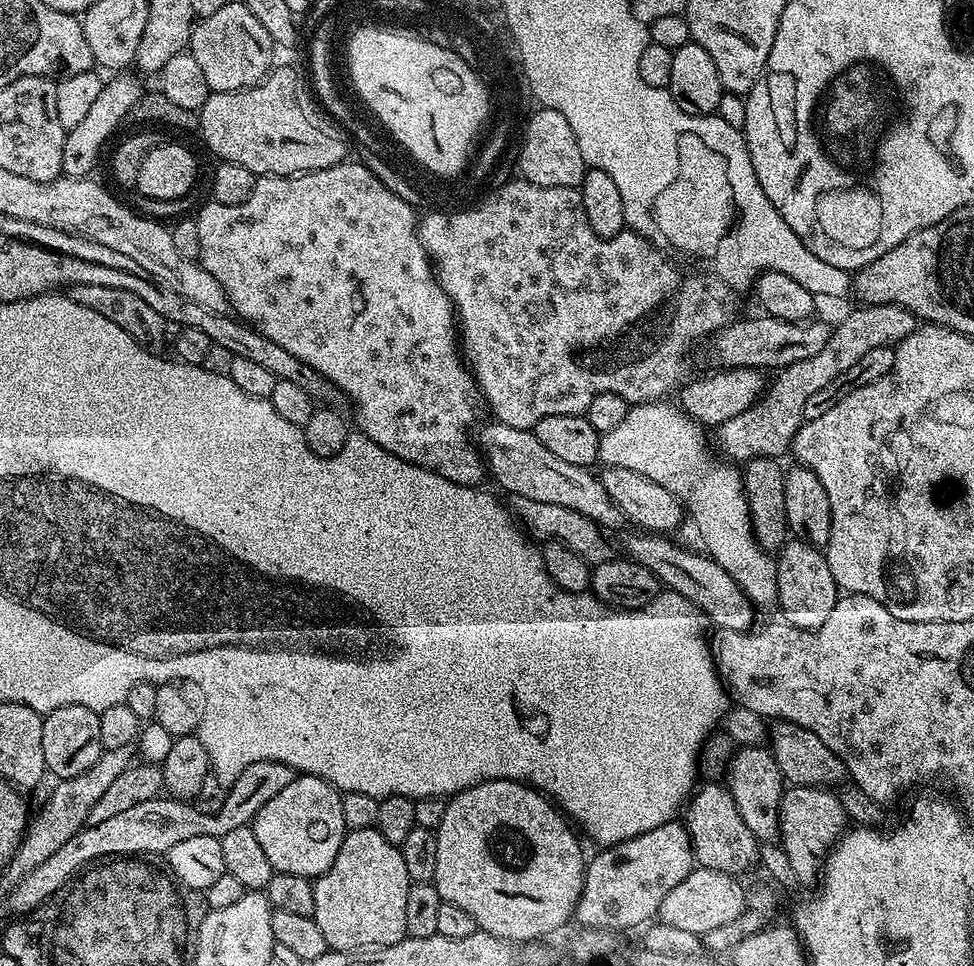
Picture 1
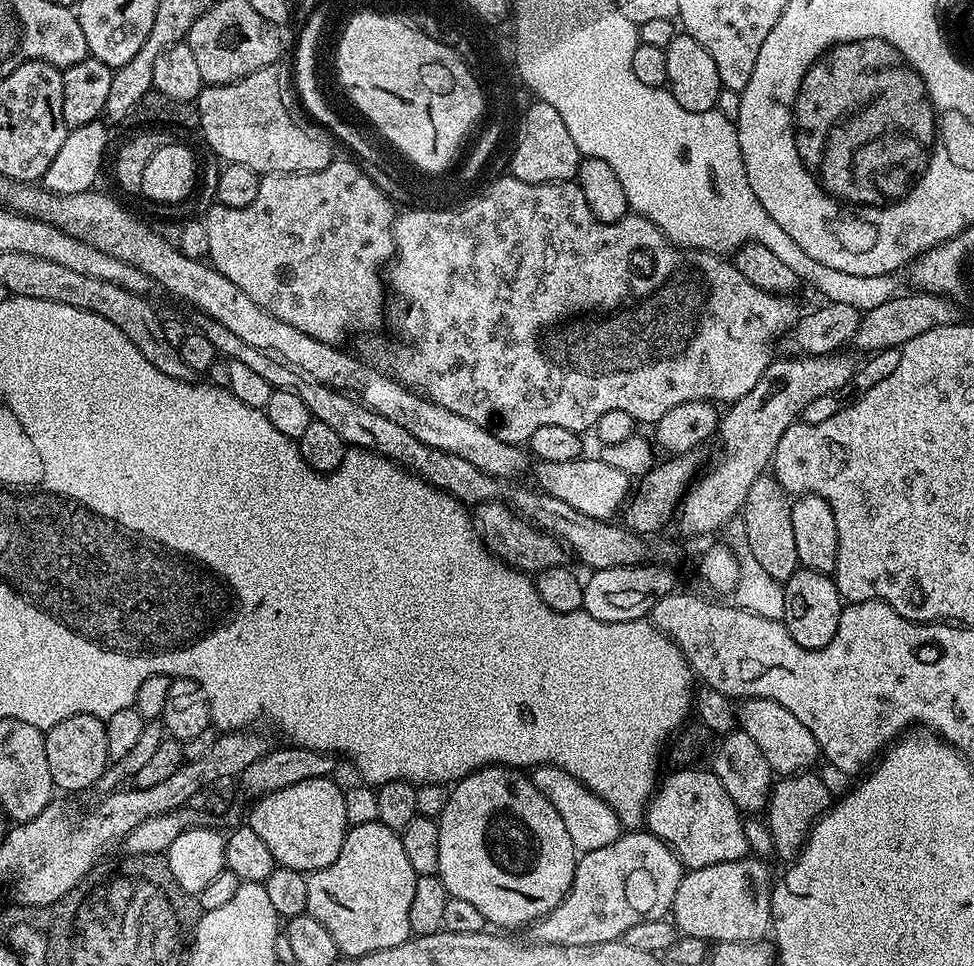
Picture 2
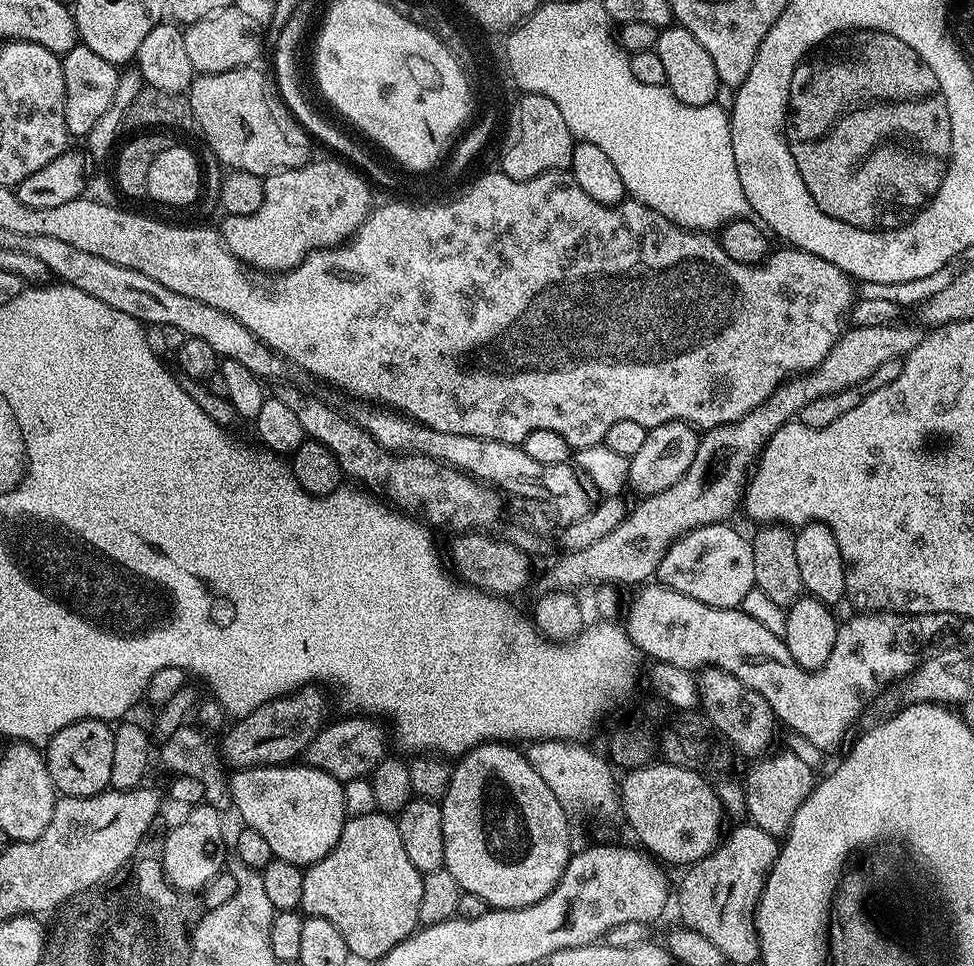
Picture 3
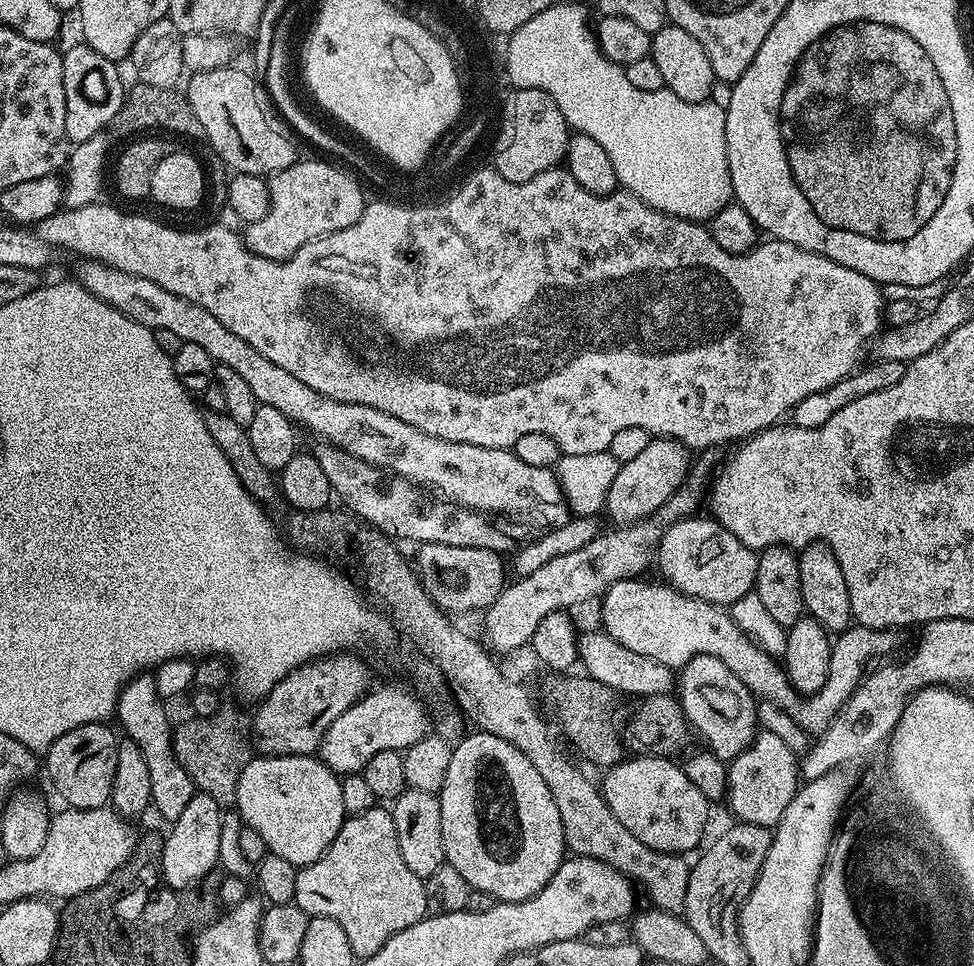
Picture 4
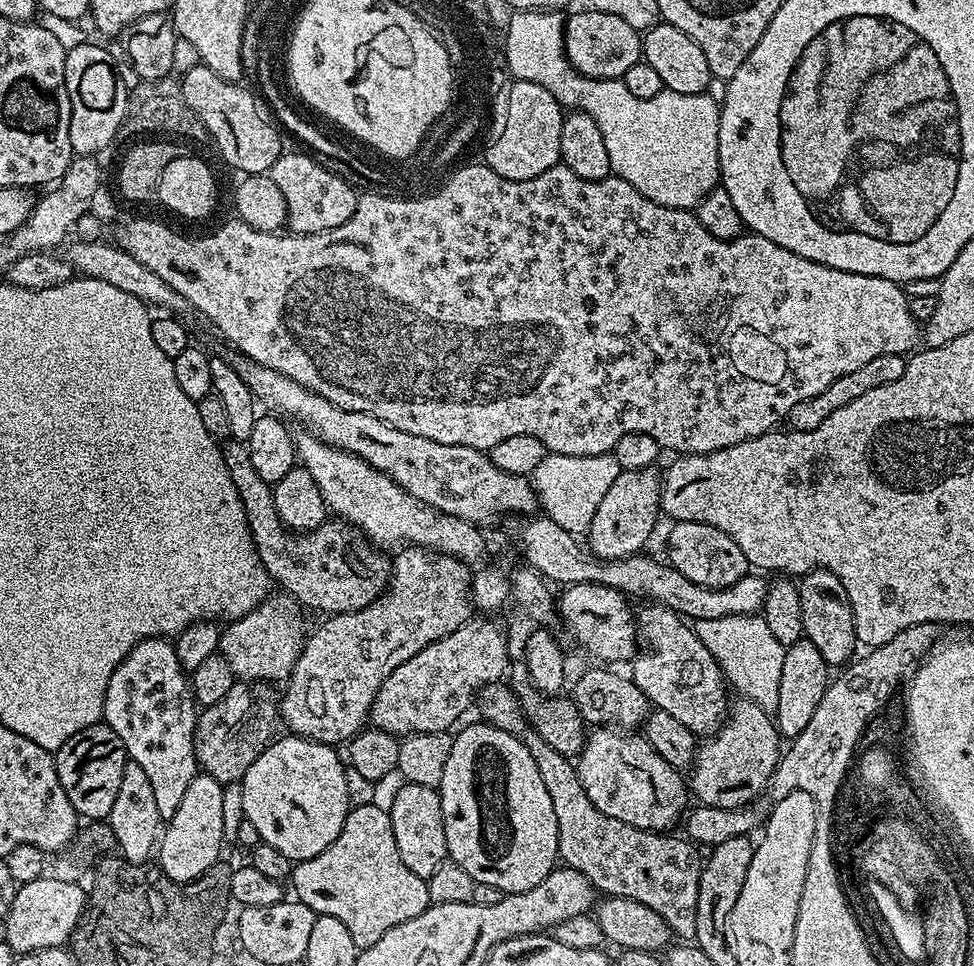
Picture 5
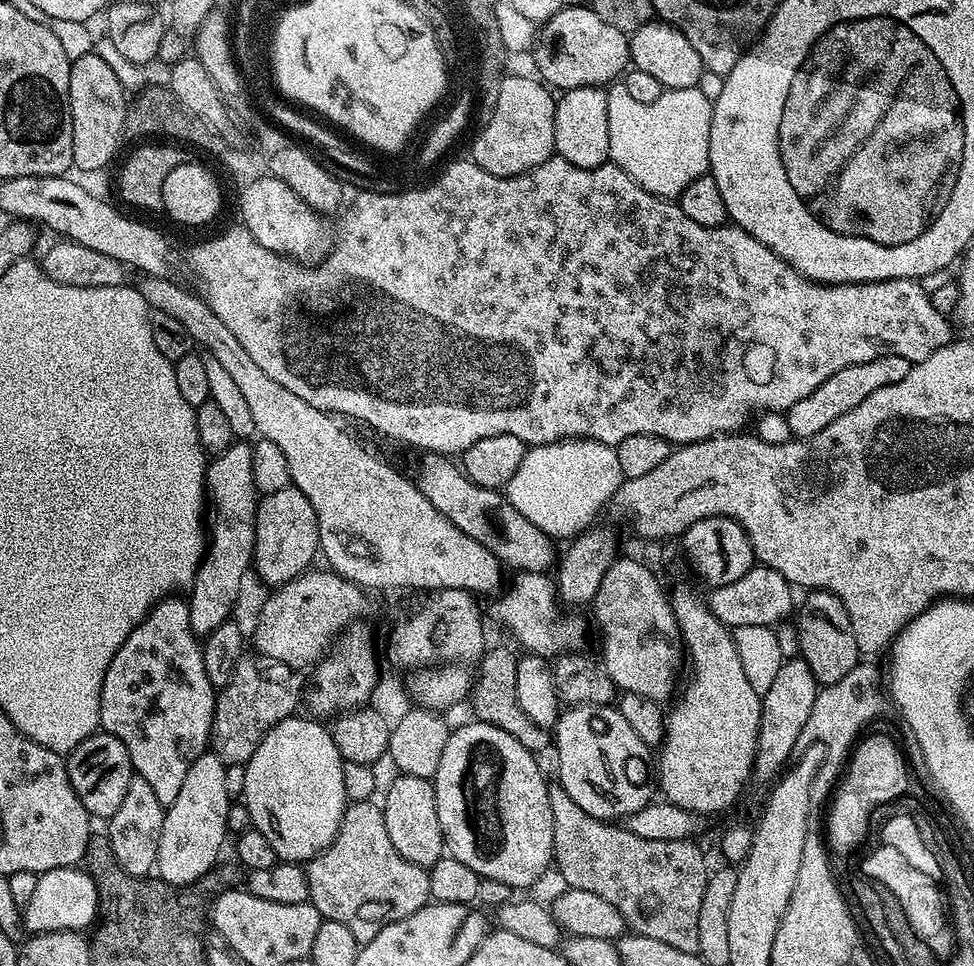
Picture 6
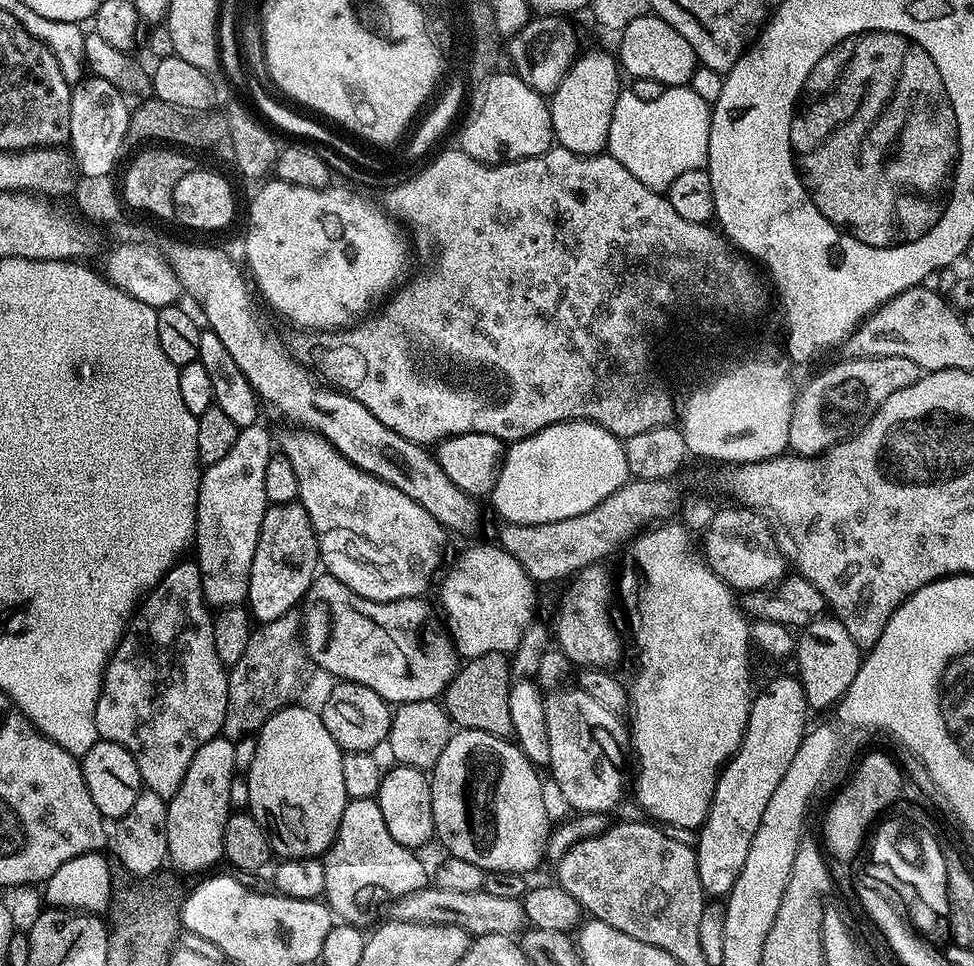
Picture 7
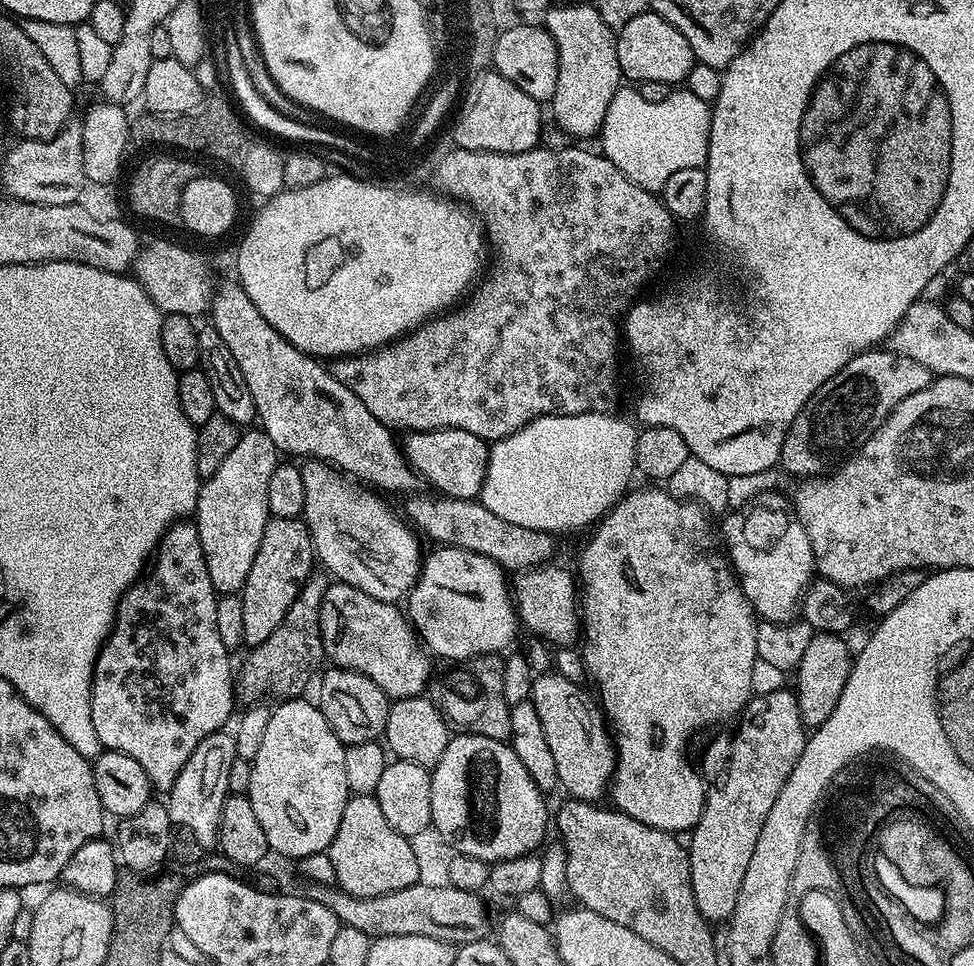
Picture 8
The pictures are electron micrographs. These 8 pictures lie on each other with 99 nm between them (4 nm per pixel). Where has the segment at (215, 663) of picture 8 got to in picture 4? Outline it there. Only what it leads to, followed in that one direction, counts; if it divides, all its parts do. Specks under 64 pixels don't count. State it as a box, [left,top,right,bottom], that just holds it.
[115,674,194,822]

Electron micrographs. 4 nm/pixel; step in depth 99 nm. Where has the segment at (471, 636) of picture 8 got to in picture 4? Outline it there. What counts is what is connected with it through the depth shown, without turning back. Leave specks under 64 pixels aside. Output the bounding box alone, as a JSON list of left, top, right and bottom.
[599,578,897,734]

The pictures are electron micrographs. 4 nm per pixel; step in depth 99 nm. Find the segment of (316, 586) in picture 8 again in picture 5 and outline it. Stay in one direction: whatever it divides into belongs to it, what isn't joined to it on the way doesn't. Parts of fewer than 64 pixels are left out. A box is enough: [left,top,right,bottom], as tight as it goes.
[194,682,278,784]

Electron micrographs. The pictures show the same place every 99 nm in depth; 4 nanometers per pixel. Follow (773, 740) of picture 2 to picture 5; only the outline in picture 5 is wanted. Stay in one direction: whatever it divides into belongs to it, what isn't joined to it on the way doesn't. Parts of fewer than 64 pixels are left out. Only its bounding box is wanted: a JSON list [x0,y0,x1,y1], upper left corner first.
[630,602,730,738]

